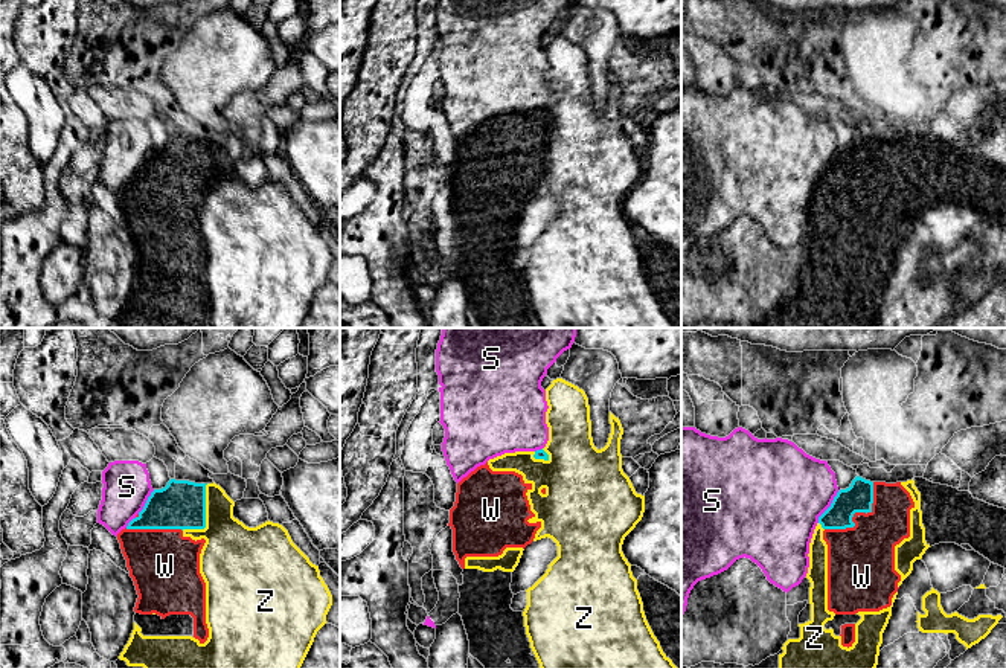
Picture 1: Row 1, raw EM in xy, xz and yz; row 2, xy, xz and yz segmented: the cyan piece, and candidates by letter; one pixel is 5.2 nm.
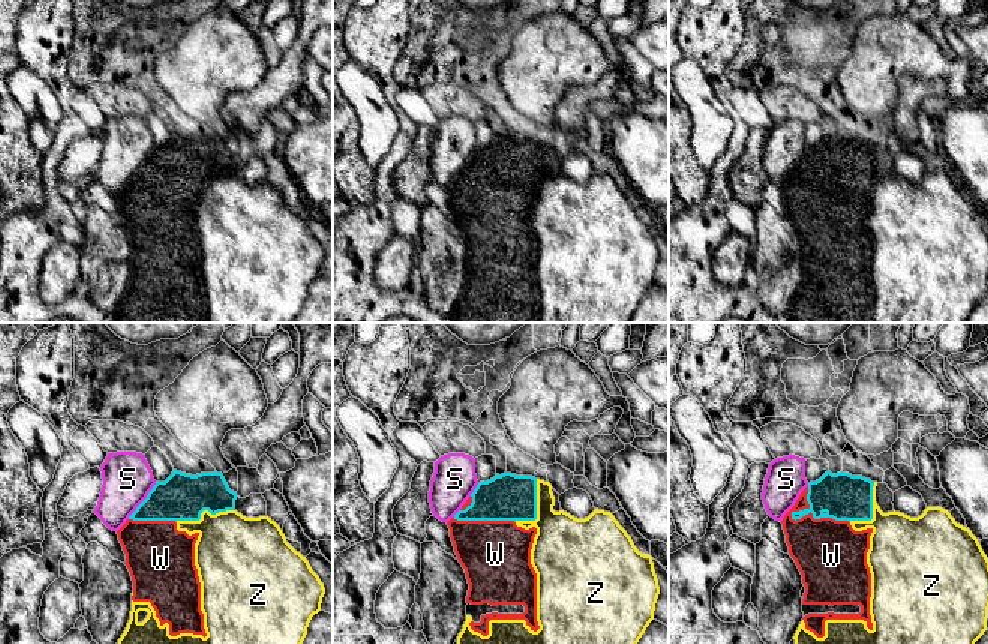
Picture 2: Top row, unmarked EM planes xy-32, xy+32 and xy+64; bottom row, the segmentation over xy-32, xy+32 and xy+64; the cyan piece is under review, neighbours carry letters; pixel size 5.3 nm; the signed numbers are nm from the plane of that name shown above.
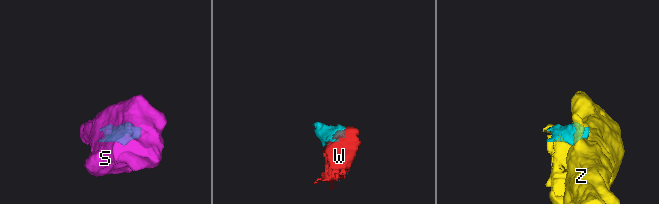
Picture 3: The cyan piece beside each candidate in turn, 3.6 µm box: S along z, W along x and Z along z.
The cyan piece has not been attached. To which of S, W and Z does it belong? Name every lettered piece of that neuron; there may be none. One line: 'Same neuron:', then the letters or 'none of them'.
Same neuron: W

